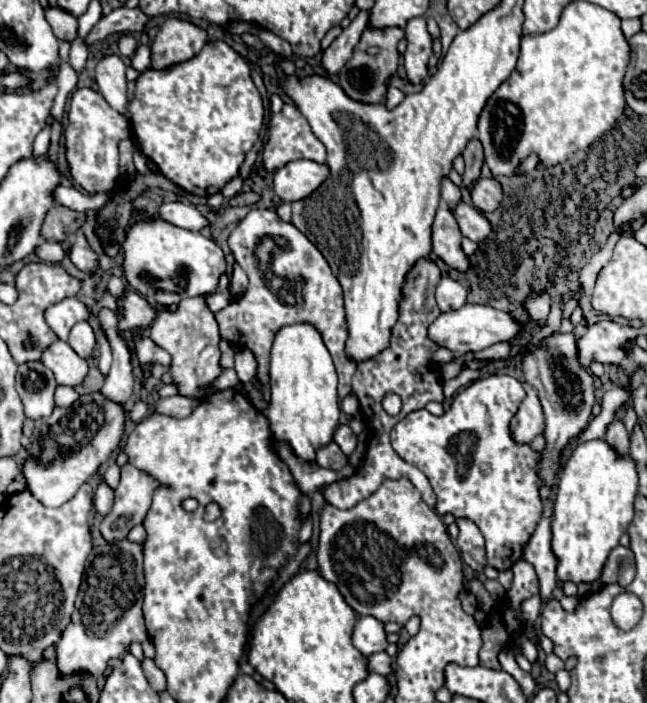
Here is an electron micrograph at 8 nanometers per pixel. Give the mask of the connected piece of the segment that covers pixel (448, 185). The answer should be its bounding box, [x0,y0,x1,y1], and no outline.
[442,177,460,211]

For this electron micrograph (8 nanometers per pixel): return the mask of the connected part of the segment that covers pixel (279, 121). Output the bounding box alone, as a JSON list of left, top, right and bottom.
[262,105,326,173]

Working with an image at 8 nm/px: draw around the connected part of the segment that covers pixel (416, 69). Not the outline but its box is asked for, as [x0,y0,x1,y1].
[404,17,432,85]

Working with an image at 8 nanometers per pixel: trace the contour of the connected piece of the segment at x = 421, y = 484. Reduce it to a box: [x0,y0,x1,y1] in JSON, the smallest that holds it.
[324,257,446,509]

